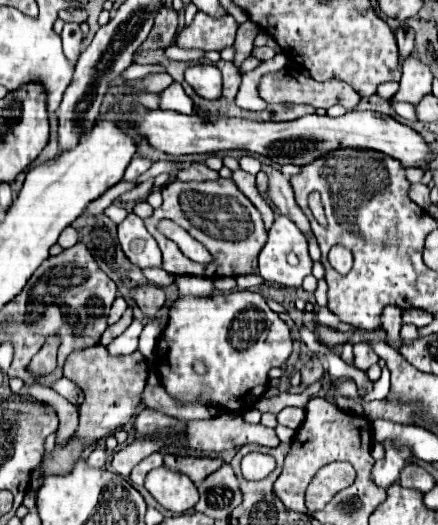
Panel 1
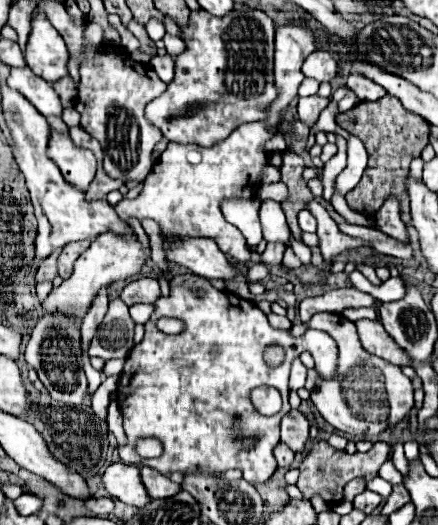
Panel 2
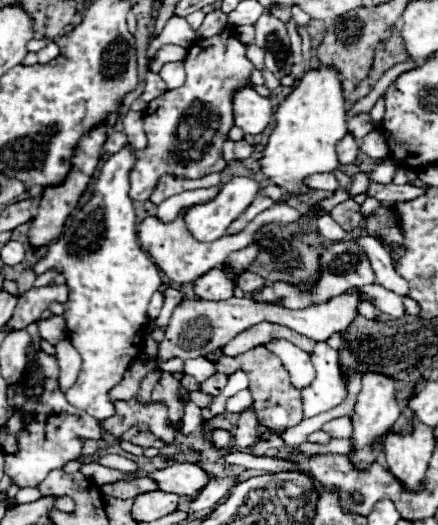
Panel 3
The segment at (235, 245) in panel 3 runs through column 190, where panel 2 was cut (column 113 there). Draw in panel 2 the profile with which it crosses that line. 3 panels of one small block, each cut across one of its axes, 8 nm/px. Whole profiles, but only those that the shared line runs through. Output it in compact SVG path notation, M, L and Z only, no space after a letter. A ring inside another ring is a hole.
M106 232L106 234L100 234L92 246L76 260L74 264L74 274L64 280L58 288L54 288L46 300L42 302L44 310L48 312L68 312L68 316L74 316L76 320L82 320L88 306L92 304L92 298L98 294L100 288L116 282L116 280L124 280L128 276L134 276L140 272L140 268L144 266L144 250L138 240L122 240L118 236L114 236L112 232Z

